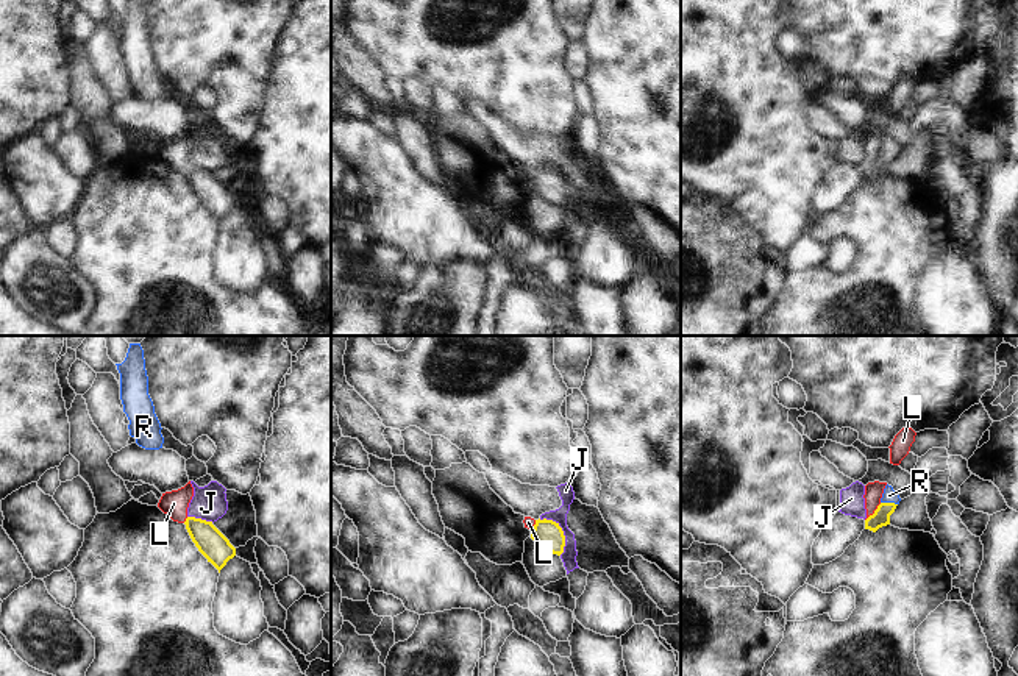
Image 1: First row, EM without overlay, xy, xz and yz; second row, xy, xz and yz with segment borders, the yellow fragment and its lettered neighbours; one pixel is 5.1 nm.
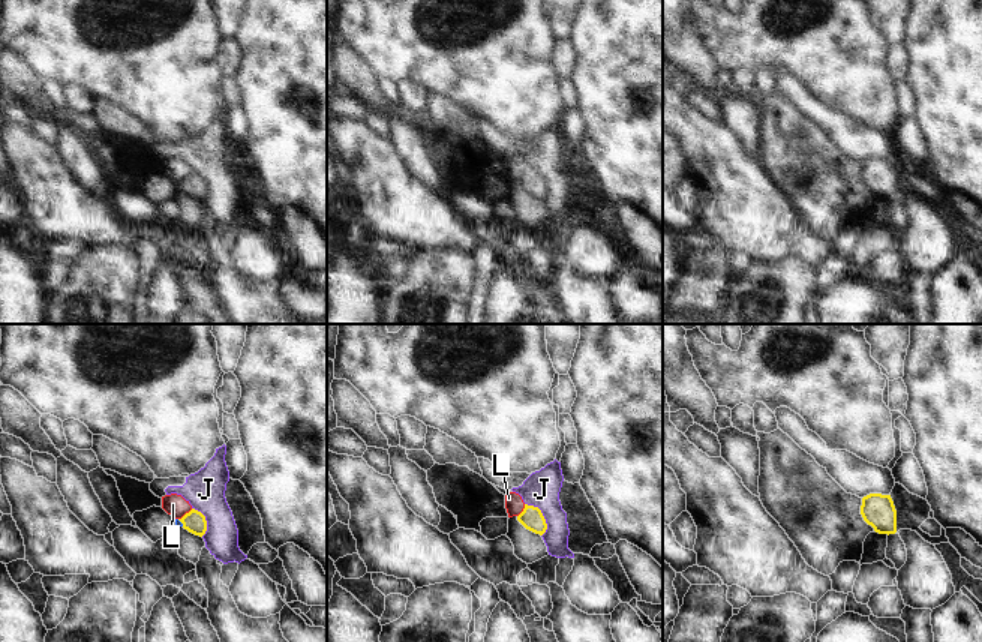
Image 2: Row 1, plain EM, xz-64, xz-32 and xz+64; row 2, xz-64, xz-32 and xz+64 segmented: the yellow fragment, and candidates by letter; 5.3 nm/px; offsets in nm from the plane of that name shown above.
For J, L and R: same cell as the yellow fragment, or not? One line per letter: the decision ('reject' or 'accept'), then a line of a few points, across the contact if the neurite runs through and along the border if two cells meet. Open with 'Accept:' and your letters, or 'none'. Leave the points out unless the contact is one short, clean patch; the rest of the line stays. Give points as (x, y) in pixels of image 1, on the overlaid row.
Accept: R
J: reject; line xz (539, 519), (551, 519), (561, 528), (561, 555)
L: reject; line yz (881, 503), (865, 520)
R: accept; line yz (881, 517), (889, 503), (889, 495)

